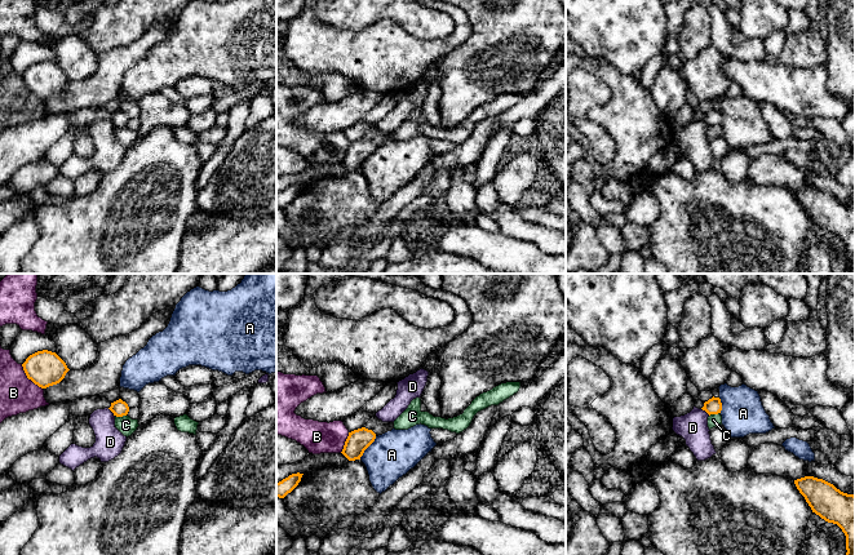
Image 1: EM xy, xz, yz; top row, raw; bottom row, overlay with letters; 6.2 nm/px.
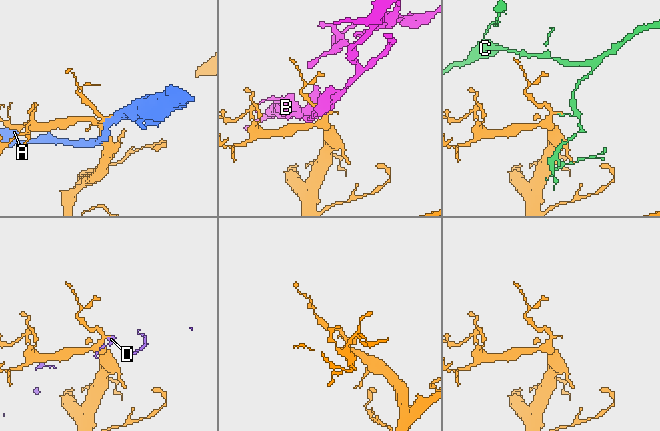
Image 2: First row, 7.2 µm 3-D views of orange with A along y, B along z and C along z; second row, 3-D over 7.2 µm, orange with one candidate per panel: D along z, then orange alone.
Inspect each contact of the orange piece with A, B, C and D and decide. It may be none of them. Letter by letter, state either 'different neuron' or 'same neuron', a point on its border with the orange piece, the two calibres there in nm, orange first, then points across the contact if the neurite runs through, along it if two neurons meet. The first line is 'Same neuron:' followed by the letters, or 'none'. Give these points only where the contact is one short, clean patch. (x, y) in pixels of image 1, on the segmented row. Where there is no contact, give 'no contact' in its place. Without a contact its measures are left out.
Same neuron: none
A: different neuron | xz (367, 447) | 140/280 nm
B: different neuron | xy (29, 378) | 220/240 nm
C: different neuron | xy (120, 416) | 100/110 nm | along xy (115, 414), (125, 416)
D: different neuron | xy (111, 411) | 100/180 nm

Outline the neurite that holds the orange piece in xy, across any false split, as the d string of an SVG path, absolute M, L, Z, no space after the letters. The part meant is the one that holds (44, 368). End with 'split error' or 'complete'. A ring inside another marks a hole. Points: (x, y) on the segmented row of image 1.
M48 350L30 355L22 367L27 378L41 388L59 383L70 370L56 352Z | complete

